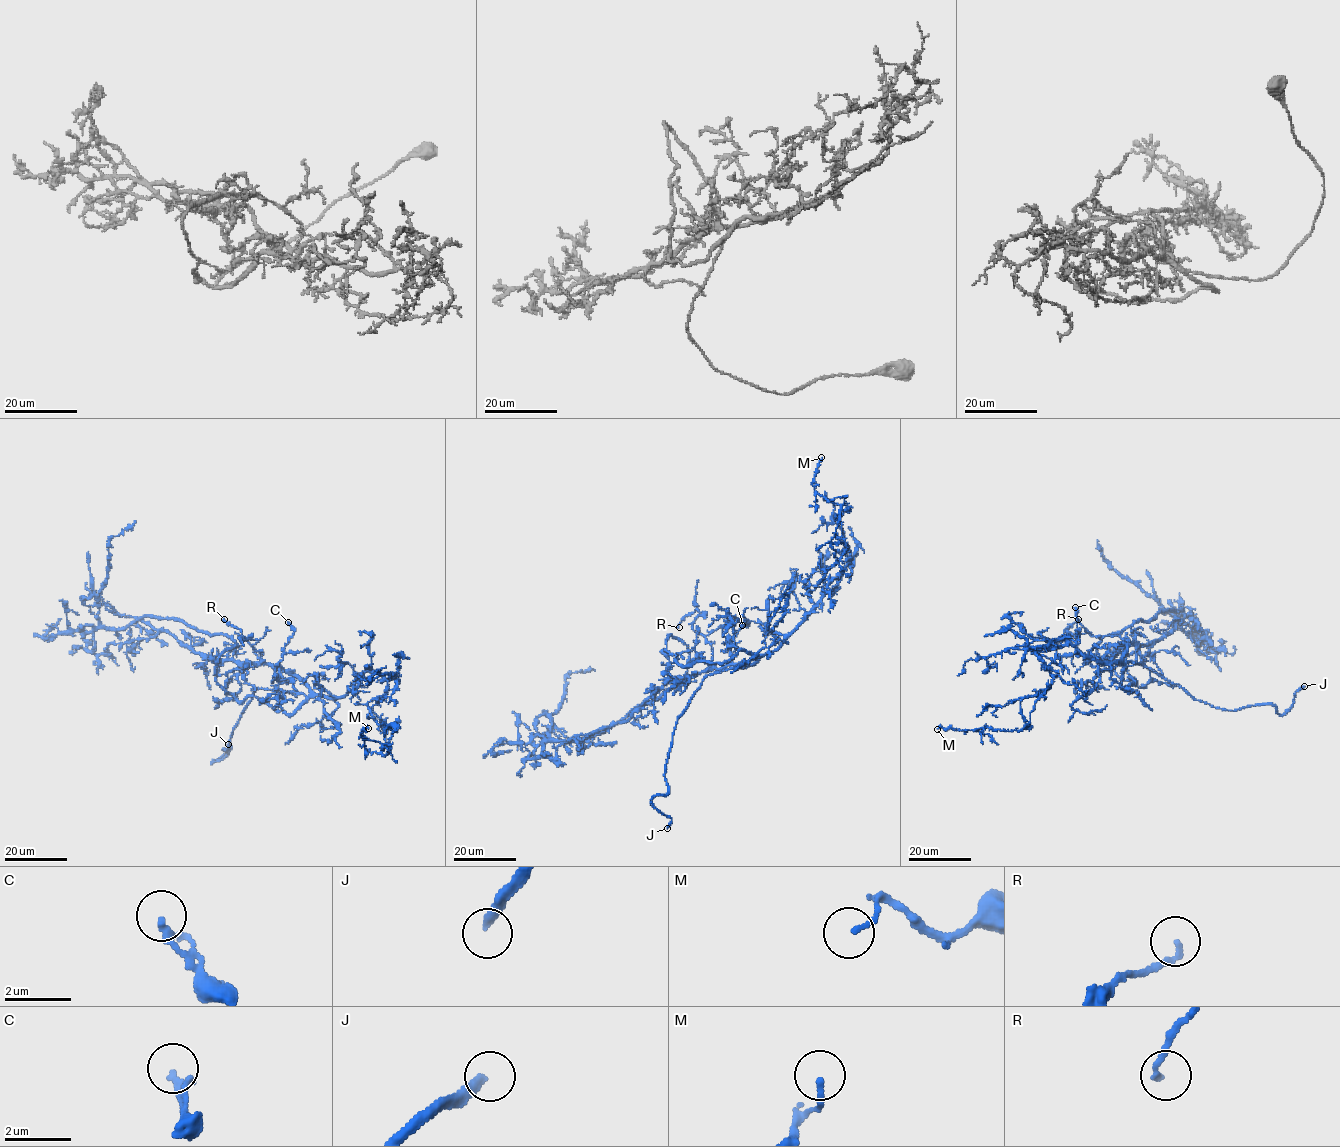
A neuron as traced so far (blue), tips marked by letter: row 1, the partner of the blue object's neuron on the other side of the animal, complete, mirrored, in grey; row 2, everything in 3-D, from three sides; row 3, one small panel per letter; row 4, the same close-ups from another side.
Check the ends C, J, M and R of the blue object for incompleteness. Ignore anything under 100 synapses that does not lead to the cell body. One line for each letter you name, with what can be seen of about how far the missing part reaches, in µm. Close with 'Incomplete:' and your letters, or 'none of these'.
J: missing 30 µm
Incomplete: J

